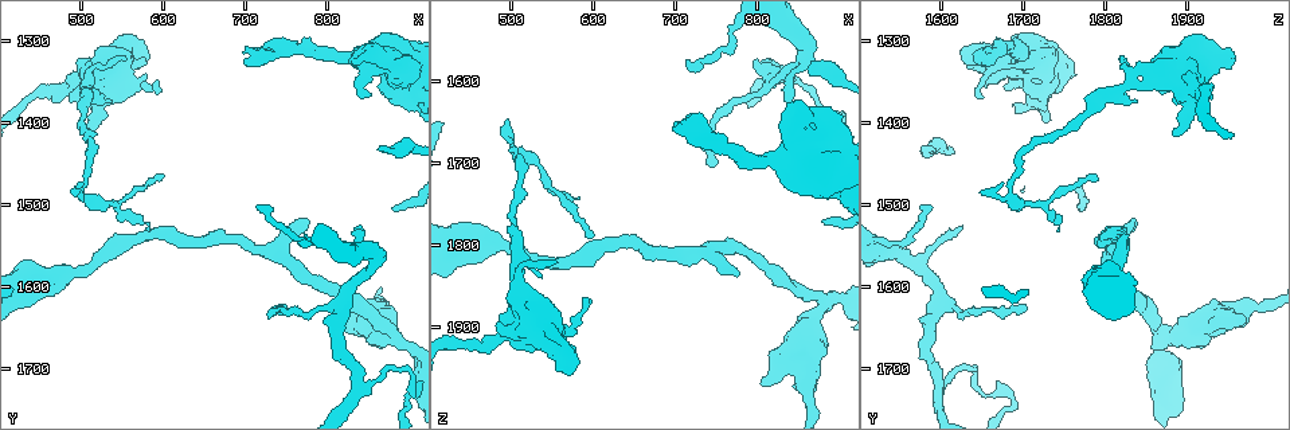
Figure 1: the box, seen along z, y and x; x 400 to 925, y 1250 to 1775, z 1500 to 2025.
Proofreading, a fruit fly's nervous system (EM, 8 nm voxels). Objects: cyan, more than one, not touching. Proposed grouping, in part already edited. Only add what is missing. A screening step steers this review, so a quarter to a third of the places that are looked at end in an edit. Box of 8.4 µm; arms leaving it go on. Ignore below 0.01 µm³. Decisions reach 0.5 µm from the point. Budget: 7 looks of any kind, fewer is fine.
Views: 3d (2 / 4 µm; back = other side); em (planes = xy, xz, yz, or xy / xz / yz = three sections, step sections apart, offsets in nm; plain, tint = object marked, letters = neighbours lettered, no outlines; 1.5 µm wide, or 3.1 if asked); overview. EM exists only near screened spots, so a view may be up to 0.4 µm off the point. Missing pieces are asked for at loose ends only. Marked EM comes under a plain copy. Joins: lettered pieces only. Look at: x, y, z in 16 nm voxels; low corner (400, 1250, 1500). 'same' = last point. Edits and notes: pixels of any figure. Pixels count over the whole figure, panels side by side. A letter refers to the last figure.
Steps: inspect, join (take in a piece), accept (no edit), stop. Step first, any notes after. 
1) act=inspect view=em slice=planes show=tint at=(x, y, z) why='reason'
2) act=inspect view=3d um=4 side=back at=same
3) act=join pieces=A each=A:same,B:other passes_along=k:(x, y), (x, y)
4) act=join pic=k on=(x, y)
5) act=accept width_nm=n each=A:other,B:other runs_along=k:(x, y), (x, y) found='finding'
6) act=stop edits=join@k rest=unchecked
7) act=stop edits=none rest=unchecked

act=inspect view=em slice=planes show=letters at=(805, 1645, 1965) why='free end'

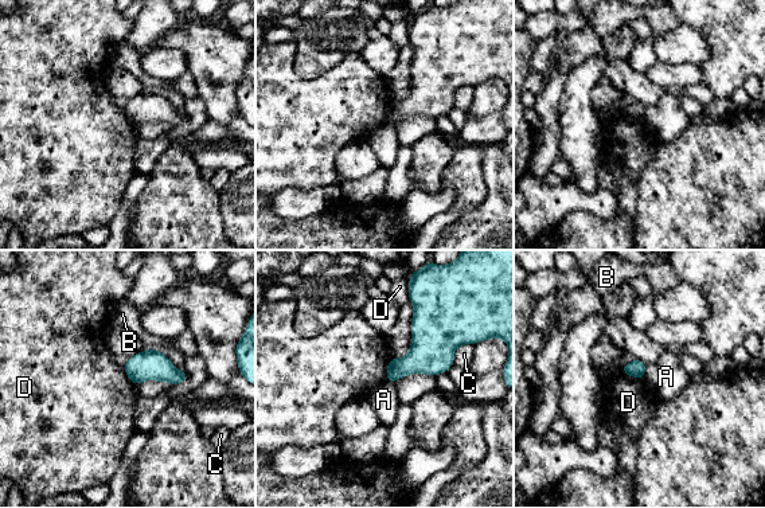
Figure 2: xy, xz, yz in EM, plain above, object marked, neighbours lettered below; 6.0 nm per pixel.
act=accept each=A:other,B:other,C:other,D:other border=2:(620, 370), (643, 379) found='none of them fits'

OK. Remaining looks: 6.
act=inspect view=3d um=4 at=(835, 1530, 1625) why='thin end'

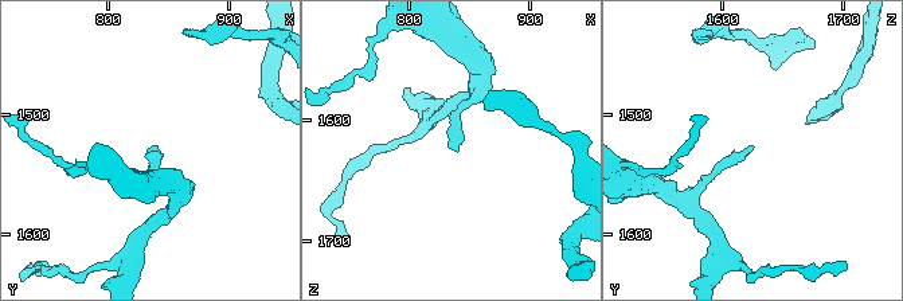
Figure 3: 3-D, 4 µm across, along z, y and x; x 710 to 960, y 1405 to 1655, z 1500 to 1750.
act=inspect view=em slice=xy step=8 show=letters at=(836, 1526, 1626) why='shape alone is not enough'

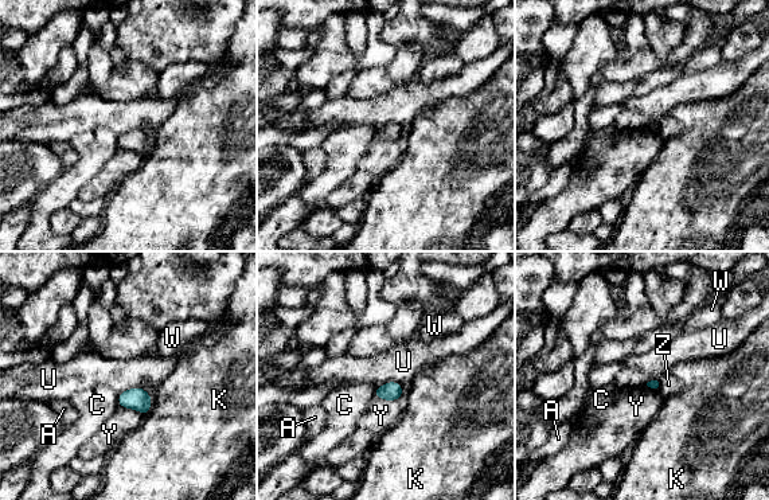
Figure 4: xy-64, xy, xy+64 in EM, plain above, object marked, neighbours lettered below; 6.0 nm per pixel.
act=accept each=A:other,C:other,K:other,U:other,W:other,Y:other,Z:other border=4:(374, 395), (382, 399), (401, 401) found='none of them fits'

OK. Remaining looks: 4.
act=inspect view=3d um=4 at=(700, 1325, 1650) why='end of a long branch'

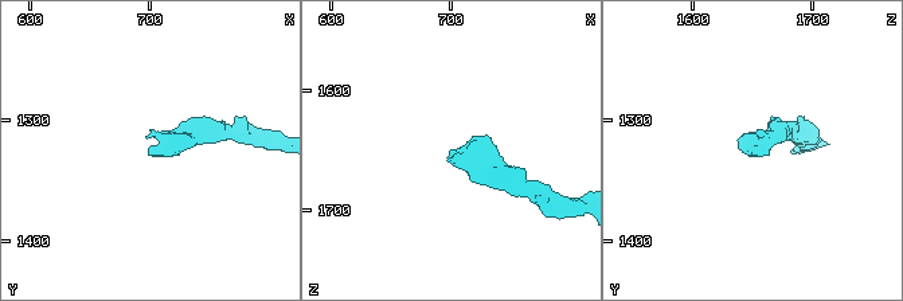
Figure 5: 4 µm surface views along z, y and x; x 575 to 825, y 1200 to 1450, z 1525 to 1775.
act=inspect view=em slice=xy step=8 show=tint at=(700, 1328, 1652)

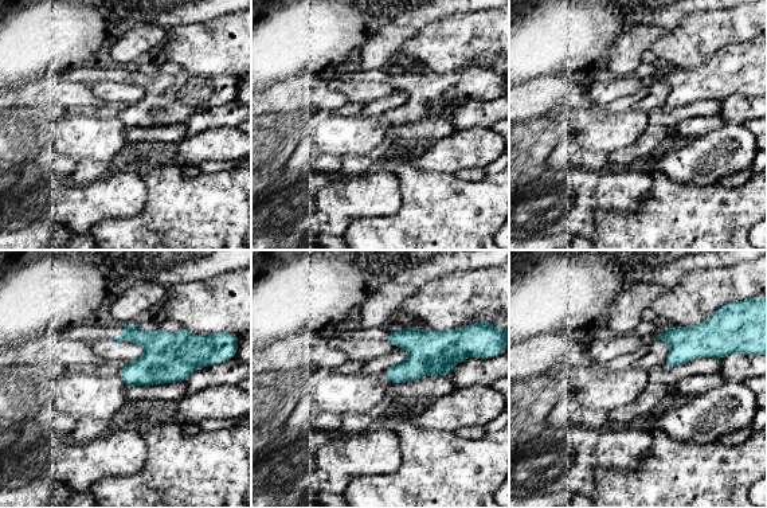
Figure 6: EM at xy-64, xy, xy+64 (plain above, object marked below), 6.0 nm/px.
act=inspect view=em slice=xy step=8 show=letters at=same why='see the neighbours'

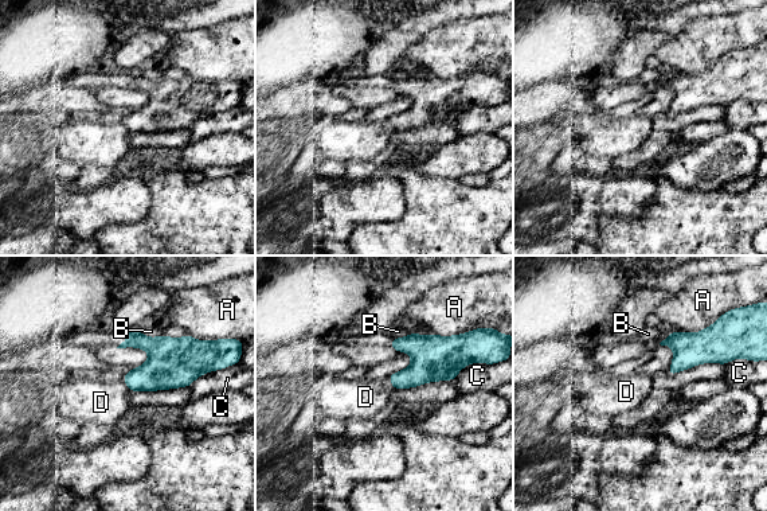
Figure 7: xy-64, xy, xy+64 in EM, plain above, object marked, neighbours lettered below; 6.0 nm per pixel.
act=accept width_nm=160 longest_contact=A:200nm each=A:other,B:other,C:other,D:other found='no lettered piece goes on from it'

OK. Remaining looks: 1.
act=stop edits=none rest=unchecked

